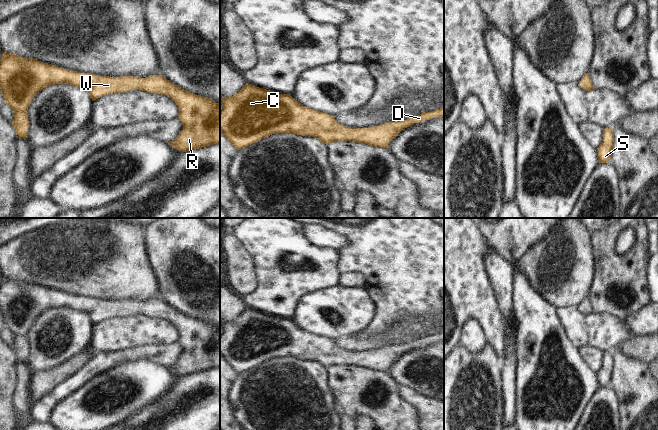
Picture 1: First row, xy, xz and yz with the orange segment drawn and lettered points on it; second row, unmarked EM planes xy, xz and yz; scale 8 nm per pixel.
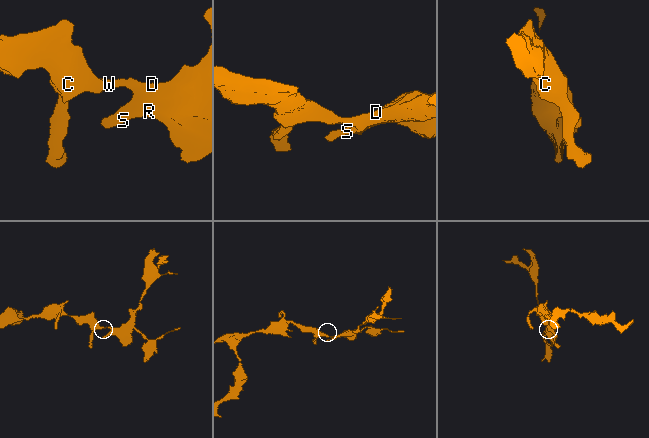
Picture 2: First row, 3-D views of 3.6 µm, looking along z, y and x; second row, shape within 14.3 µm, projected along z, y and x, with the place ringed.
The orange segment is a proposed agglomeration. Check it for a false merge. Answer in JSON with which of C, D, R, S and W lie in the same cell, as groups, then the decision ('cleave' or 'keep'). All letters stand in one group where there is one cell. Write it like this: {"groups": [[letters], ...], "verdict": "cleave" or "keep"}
{"groups": [["C", "D", "R", "S", "W"]], "verdict": "keep"}

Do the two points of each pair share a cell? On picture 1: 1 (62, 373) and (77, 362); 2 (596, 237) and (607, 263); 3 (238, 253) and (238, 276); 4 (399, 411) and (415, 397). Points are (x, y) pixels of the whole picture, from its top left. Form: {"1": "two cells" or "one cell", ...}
{"1": "one cell", "2": "one cell", "3": "one cell", "4": "two cells"}

